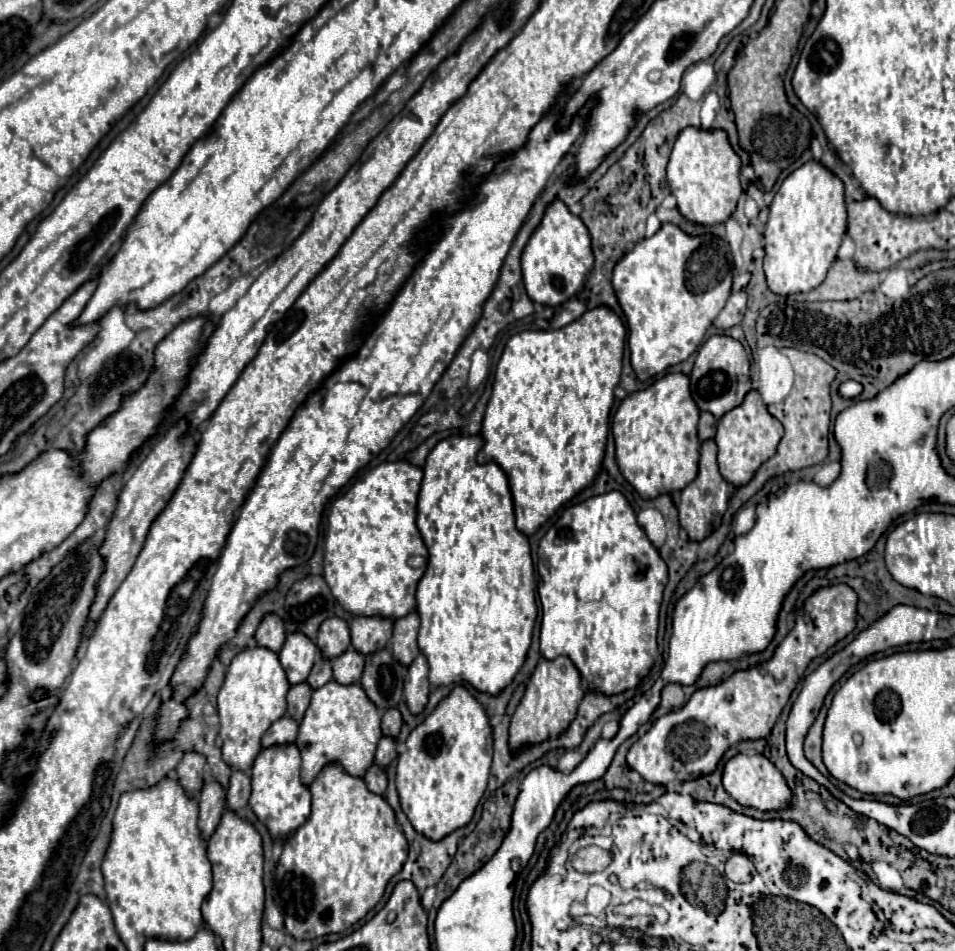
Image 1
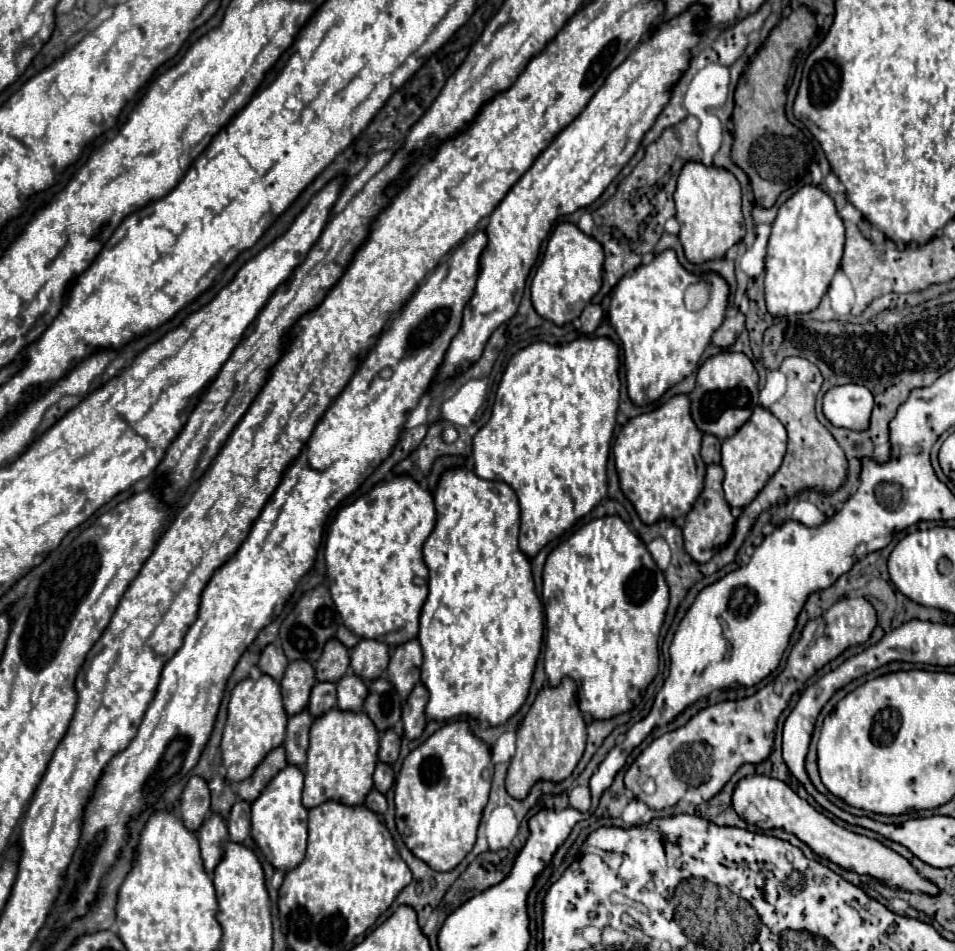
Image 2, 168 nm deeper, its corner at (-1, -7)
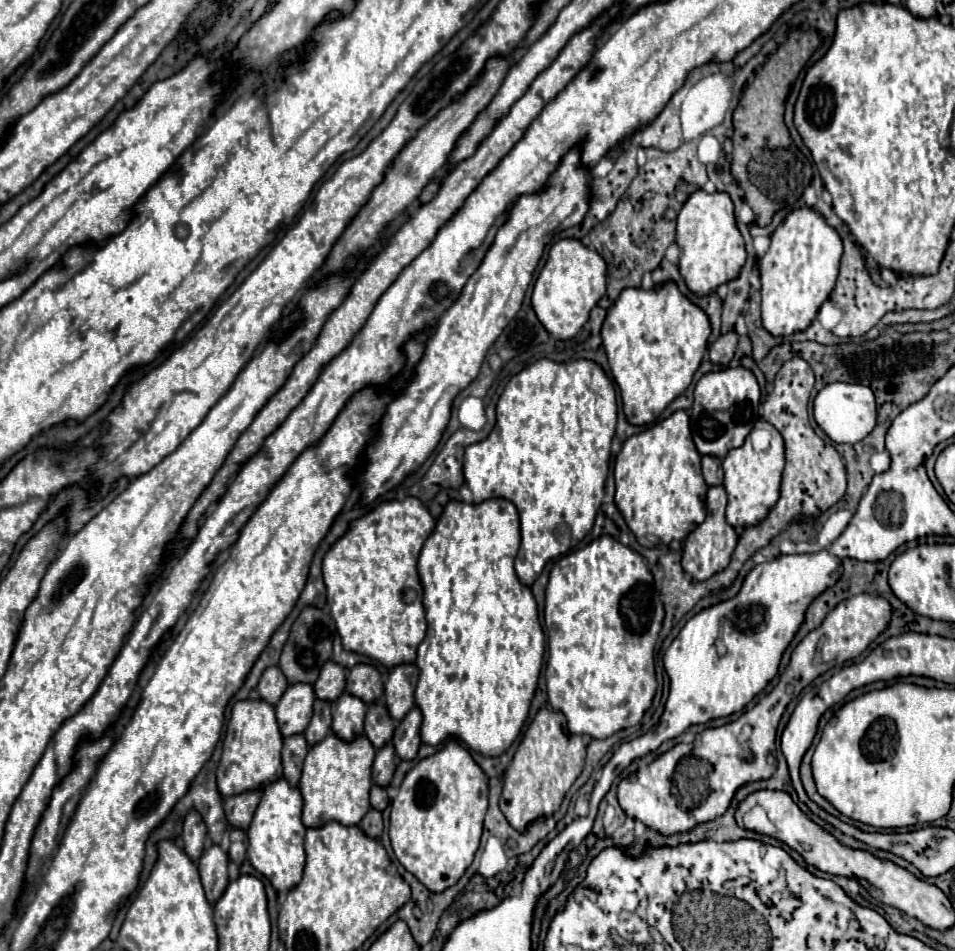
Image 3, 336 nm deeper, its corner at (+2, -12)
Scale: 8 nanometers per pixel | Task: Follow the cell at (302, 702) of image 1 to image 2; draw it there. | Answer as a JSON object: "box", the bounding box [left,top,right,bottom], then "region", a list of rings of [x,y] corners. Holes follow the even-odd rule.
{"box":[285,710,313,768],"region":[[[307,710],[289,718],[287,738],[285,738],[287,764],[293,764],[297,768],[305,768],[307,746],[309,746],[309,728],[311,728],[311,724],[313,724],[313,718],[309,716]]]}

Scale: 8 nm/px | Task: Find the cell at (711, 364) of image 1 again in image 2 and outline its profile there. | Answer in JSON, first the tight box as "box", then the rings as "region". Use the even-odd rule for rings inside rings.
{"box":[689,352,759,440],"region":[[[725,352],[709,358],[697,372],[697,386],[689,394],[691,416],[703,434],[711,434],[719,440],[733,436],[751,416],[759,404],[759,374],[753,362],[741,352]]]}

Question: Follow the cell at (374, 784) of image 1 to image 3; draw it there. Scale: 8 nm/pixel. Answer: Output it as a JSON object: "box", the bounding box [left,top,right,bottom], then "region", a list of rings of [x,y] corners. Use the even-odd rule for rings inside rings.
{"box":[360,809,382,839],"region":[[[370,809],[370,811],[364,815],[364,819],[362,819],[360,827],[364,829],[364,833],[366,833],[368,837],[378,839],[378,837],[380,837],[380,833],[382,833],[382,815],[380,815],[380,811]]]}

